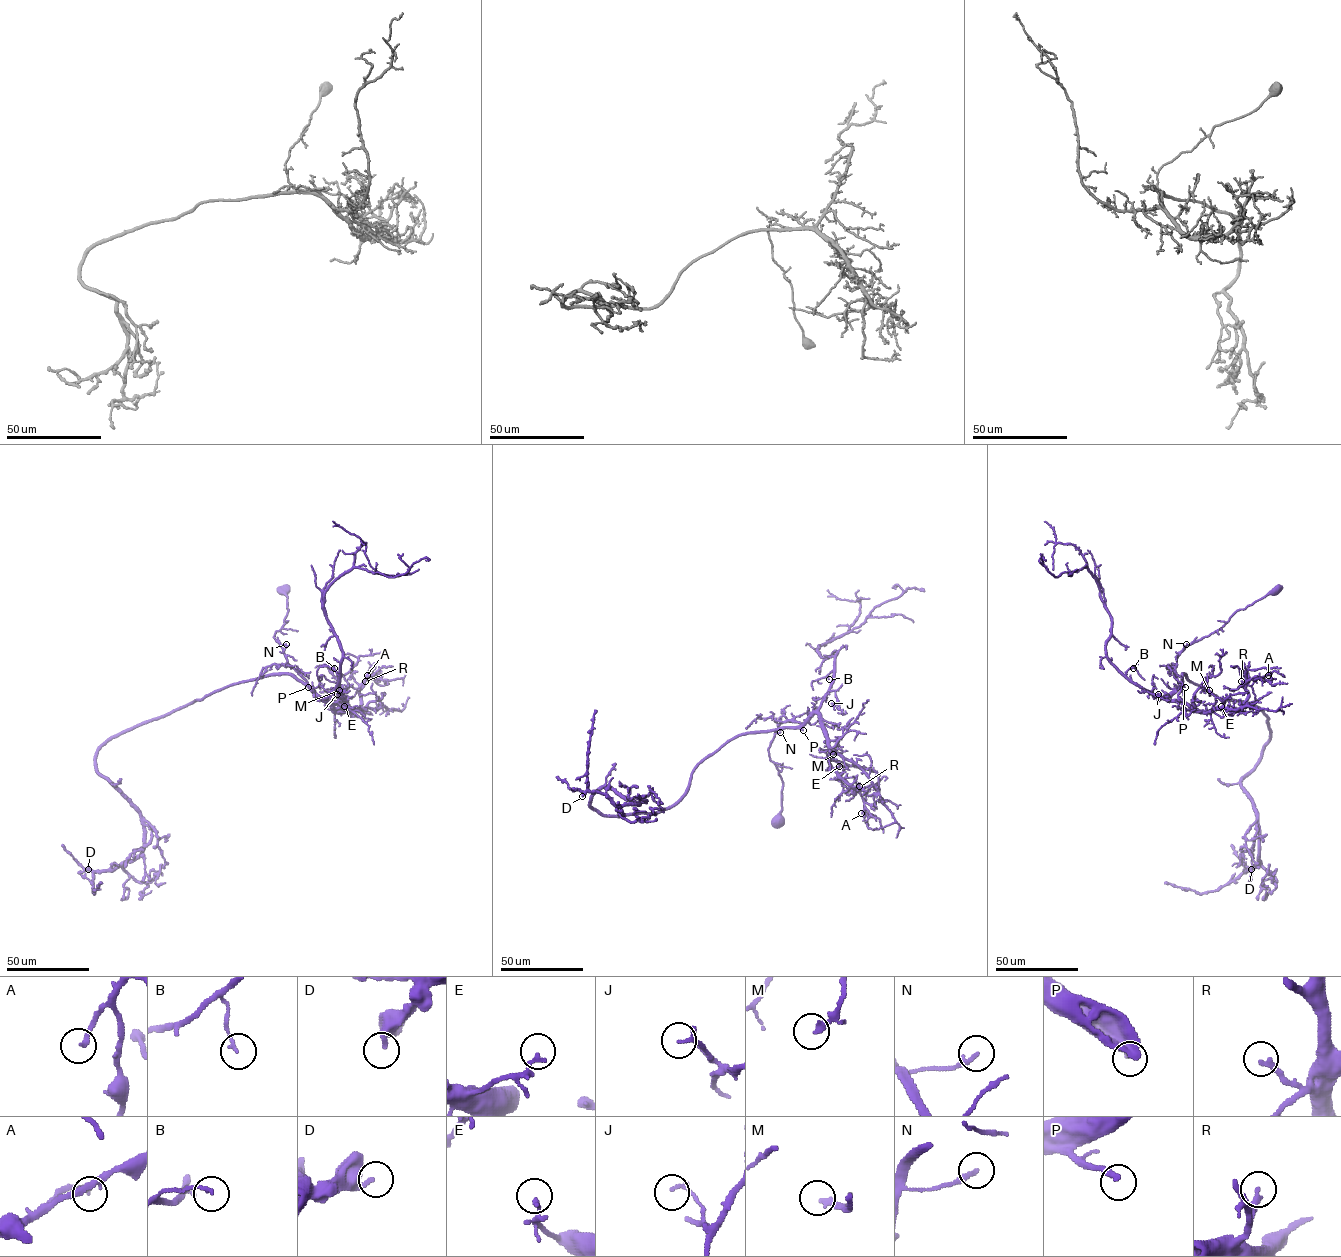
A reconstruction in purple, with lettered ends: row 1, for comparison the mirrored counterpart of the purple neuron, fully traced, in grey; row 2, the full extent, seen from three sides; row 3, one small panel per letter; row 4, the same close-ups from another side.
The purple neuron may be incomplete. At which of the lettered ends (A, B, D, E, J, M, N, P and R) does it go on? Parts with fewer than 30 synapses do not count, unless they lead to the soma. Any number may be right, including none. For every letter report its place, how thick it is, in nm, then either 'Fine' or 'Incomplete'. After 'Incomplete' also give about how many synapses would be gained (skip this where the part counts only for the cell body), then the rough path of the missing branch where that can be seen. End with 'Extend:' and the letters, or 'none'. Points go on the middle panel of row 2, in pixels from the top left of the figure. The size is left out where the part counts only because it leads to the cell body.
A: Place: (861, 813). Thickness 220 nm. Fine
B: Place: (829, 679). Thickness 140 nm. Fine
D: Place: (582, 796). Thickness 280 nm. Fine
E: Place: (839, 766). Thickness 120 nm. Fine
J: Place: (831, 703). Thickness 150 nm. Fine
M: Place: (833, 754). Thickness 240 nm. Fine
N: Place: (780, 732). Thickness 200 nm. Fine
P: Place: (803, 730). Thickness 280 nm. Incomplete. Roughly 90 synapses. Course of what is missing: (803, 730), (805, 734), (797, 752), (785, 760)
R: Place: (859, 786). Thickness 260 nm. Fine
Extend: P

